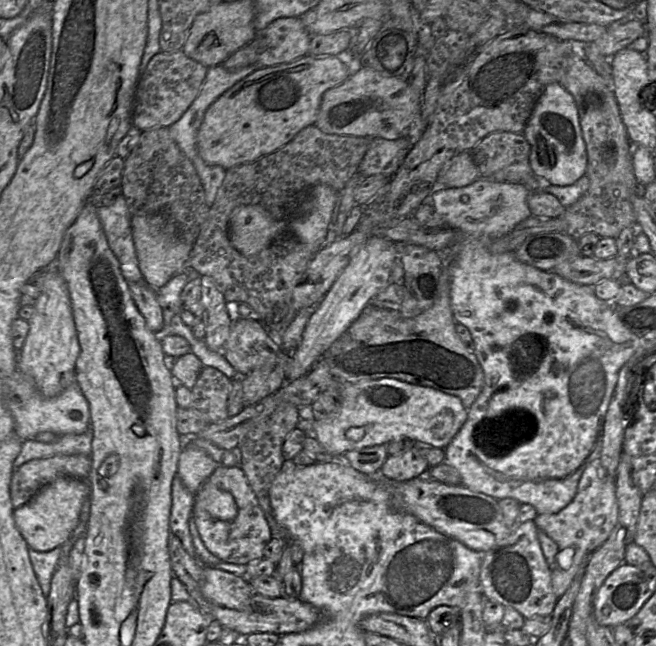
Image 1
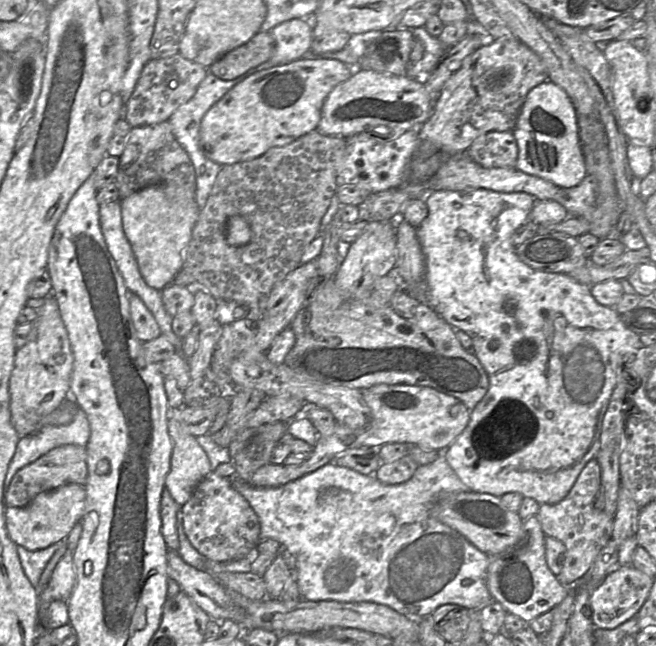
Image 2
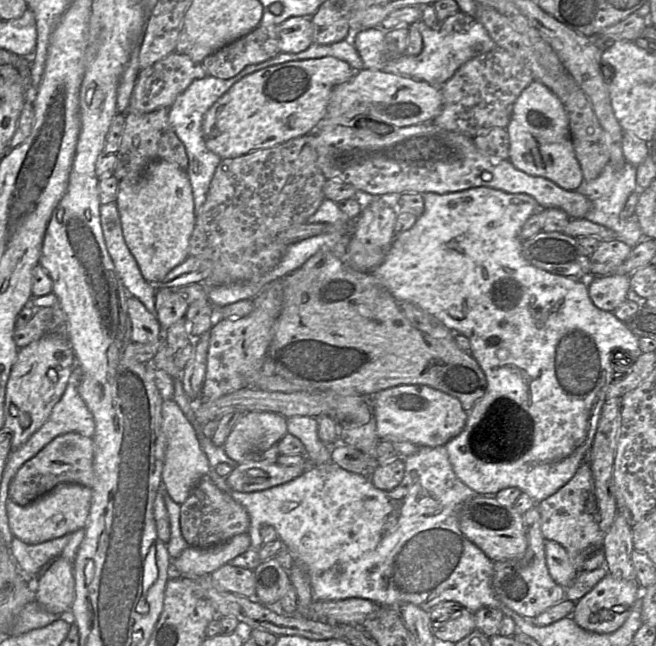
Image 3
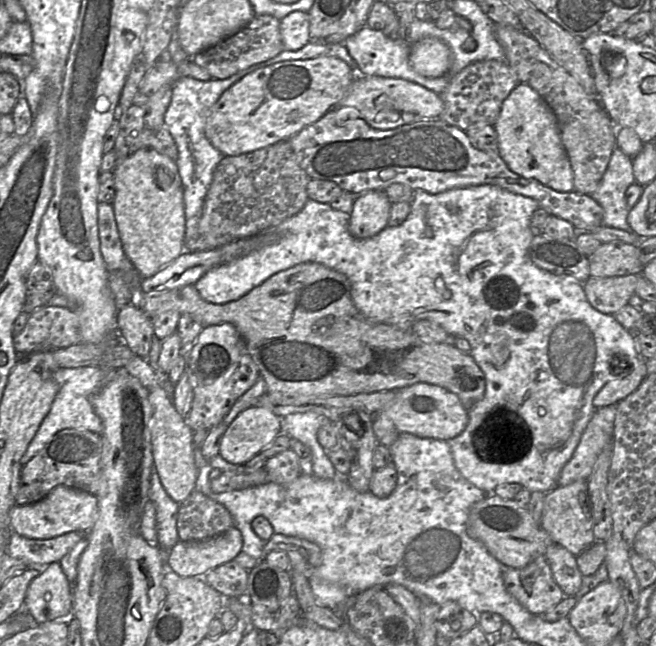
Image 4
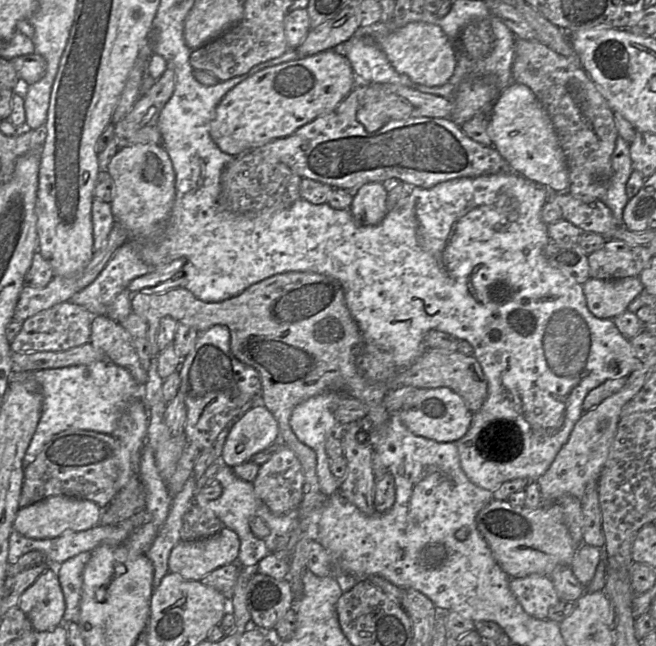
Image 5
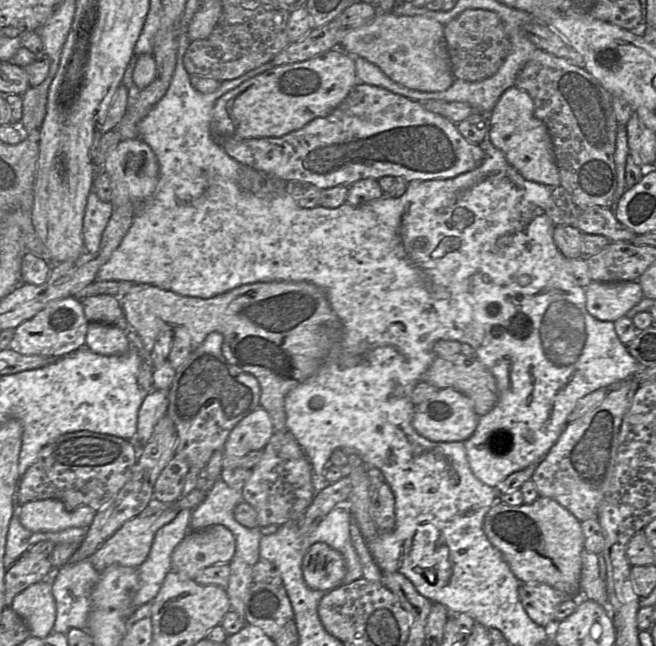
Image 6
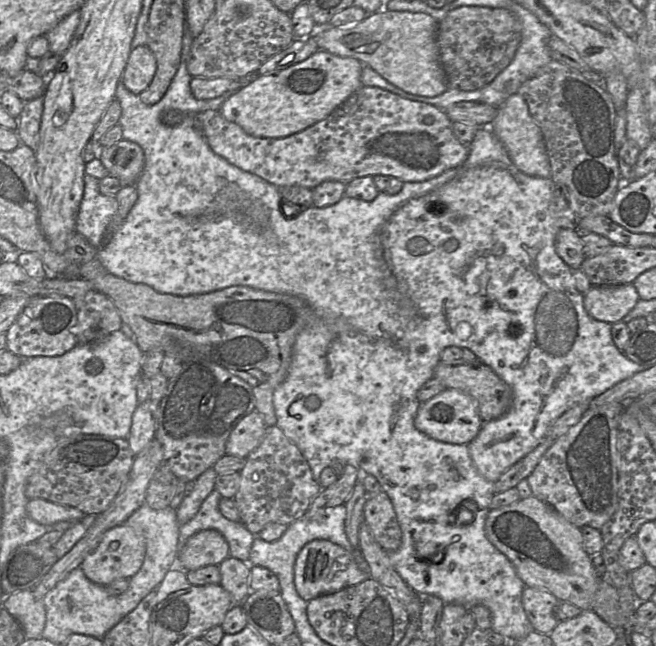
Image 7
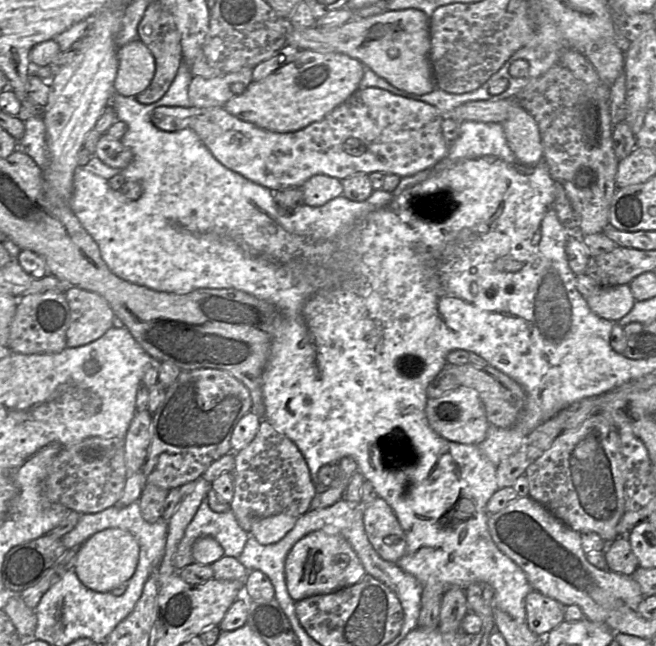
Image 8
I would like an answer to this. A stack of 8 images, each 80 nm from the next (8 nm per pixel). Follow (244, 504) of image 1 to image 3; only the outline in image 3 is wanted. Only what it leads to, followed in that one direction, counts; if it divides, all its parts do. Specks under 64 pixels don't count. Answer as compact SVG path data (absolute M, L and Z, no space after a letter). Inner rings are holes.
M205 477L181 505L180 526L182 536L190 546L210 547L226 542L238 534L248 533L250 518L241 504Z

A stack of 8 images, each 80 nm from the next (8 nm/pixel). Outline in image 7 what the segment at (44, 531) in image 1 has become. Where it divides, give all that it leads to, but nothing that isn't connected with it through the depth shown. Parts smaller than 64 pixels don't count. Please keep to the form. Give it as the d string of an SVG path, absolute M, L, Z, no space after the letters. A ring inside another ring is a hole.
M45 499L29 500L26 510L31 519L43 525L53 525L59 522L74 523L85 516L77 508L60 505Z

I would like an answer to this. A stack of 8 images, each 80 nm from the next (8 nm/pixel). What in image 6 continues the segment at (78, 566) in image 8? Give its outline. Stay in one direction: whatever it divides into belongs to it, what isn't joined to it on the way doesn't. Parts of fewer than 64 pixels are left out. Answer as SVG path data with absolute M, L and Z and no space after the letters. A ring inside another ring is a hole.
M172 504L170 508L159 511L153 516L135 517L127 521L95 551L88 560L99 573L111 565L138 568L147 558L156 532L162 526L171 522L177 516L178 512L178 507Z

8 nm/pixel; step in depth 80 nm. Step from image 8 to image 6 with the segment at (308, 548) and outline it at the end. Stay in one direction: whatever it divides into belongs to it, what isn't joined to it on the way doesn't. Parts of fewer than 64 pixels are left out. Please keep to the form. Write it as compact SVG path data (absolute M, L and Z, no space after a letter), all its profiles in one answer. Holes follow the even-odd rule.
M316 542L303 557L302 572L310 588L331 591L342 585L346 564L339 551L324 542Z

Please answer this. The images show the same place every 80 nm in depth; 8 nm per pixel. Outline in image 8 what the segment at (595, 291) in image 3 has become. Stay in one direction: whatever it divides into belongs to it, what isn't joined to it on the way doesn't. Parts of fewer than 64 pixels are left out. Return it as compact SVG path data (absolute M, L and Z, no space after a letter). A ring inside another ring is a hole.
M629 284L600 287L595 294L586 298L586 301L597 316L612 322L626 316L636 302Z

